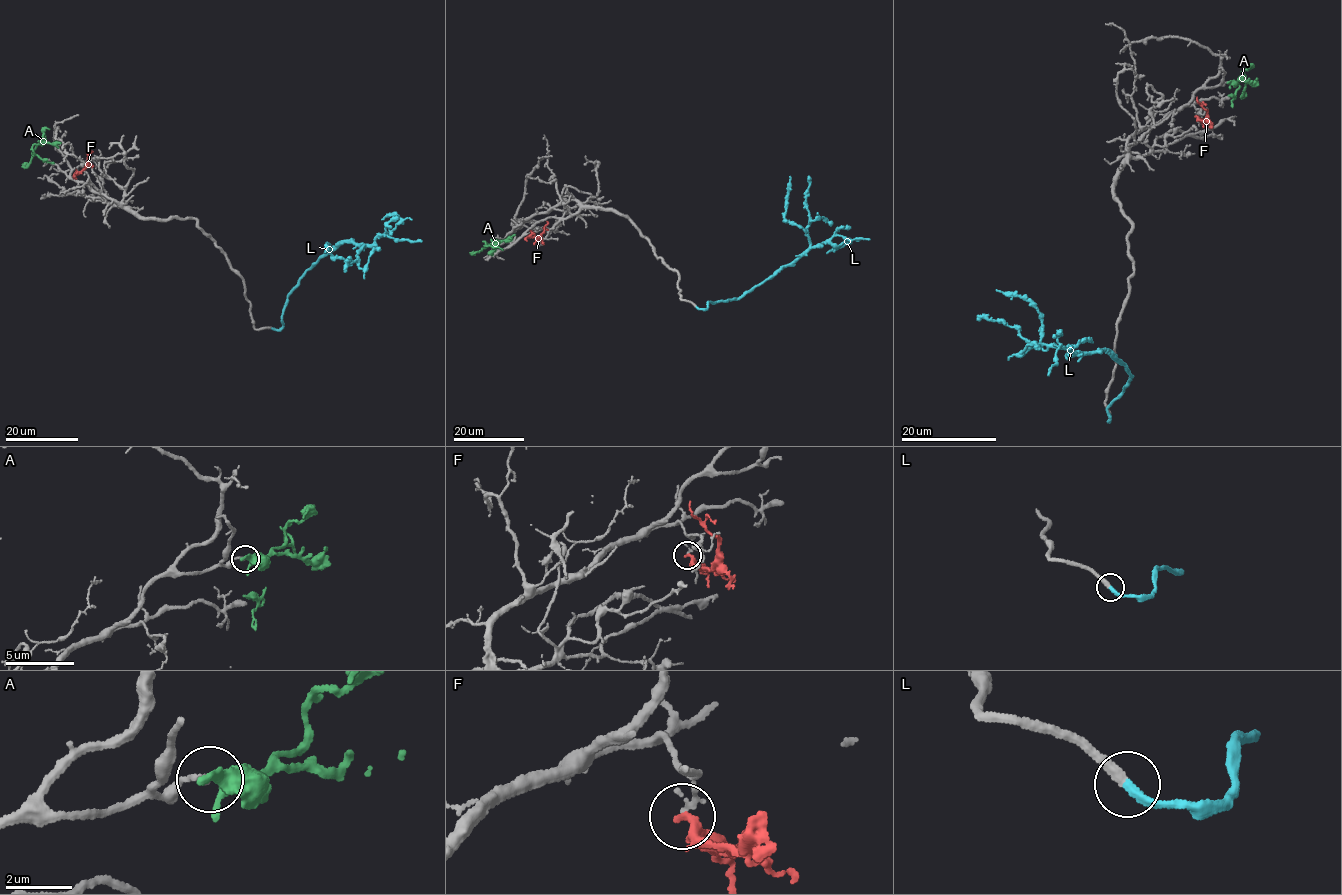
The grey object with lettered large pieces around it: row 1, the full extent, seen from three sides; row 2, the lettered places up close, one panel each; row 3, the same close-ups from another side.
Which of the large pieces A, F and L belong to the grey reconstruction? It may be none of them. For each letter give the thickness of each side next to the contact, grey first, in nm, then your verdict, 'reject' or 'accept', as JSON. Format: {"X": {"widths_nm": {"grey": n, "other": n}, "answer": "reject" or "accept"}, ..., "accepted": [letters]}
{"A": {"widths_nm": {"grey": 140, "other": 400}, "answer": "reject"}, "F": {"widths_nm": {"grey": 150, "other": 280}, "answer": "reject"}, "L": {"widths_nm": {"grey": 300, "other": 280}, "answer": "accept"}, "accepted": ["L"]}

